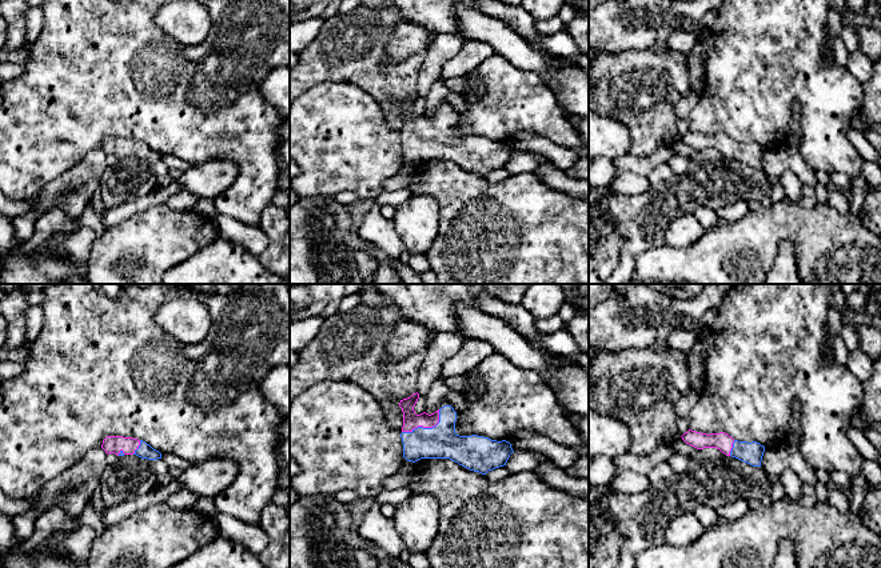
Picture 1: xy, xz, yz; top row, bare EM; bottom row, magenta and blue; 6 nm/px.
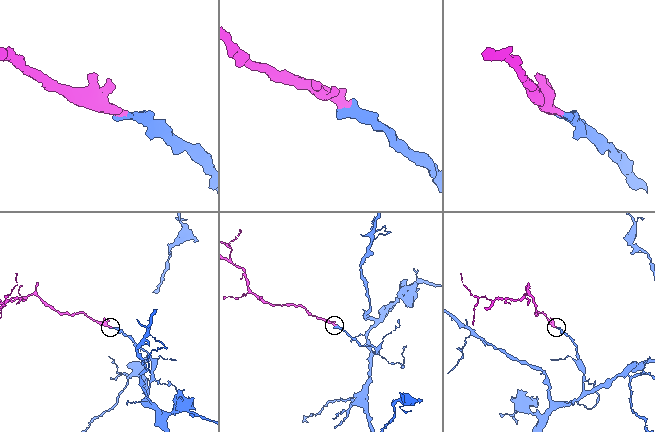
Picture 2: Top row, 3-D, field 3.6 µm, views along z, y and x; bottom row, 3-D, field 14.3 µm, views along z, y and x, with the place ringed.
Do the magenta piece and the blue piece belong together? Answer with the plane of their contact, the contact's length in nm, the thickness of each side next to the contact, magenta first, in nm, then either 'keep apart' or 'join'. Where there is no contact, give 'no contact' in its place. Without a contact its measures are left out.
xz | 280 nm | 100/200 nm | join

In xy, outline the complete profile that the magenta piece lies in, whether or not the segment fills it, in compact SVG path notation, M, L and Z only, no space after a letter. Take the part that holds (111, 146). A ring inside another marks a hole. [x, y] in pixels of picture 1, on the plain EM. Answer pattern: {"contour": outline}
{"contour": "M107 137L103 141L101 149L105 155L115 155L117 157L136 156L141 160L158 161L162 160L162 155L154 151L143 141L123 137Z"}

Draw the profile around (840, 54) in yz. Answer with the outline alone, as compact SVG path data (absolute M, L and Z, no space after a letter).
M830 7L828 13L828 27L833 39L833 57L840 67L848 69L849 52L845 48L845 44L841 37L844 24L840 19L840 15L833 7Z

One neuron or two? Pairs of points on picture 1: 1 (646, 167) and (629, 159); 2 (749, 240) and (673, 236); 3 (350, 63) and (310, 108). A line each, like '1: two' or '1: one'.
1: one
2: two
3: two

